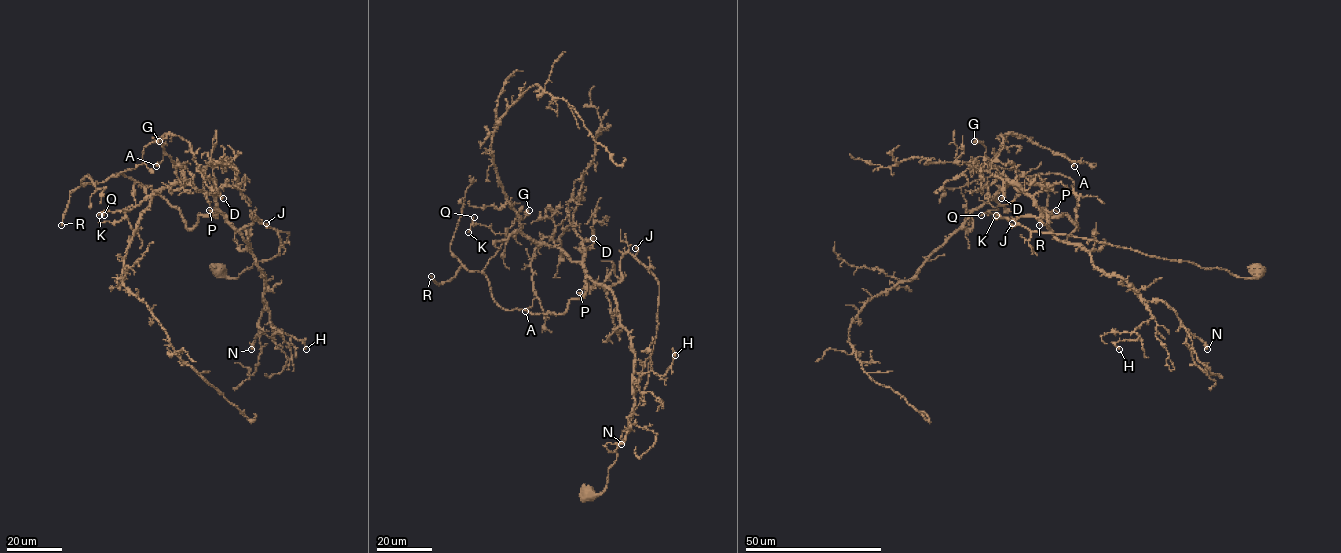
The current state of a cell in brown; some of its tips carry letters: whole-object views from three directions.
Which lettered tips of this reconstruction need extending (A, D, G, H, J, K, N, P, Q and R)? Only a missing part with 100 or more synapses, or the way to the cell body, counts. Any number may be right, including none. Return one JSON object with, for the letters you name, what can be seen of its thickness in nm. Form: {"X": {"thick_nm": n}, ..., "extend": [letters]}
{"D": {"thick_nm": 480}, "R": {"thick_nm": 340}, "extend": ["D", "R"]}

